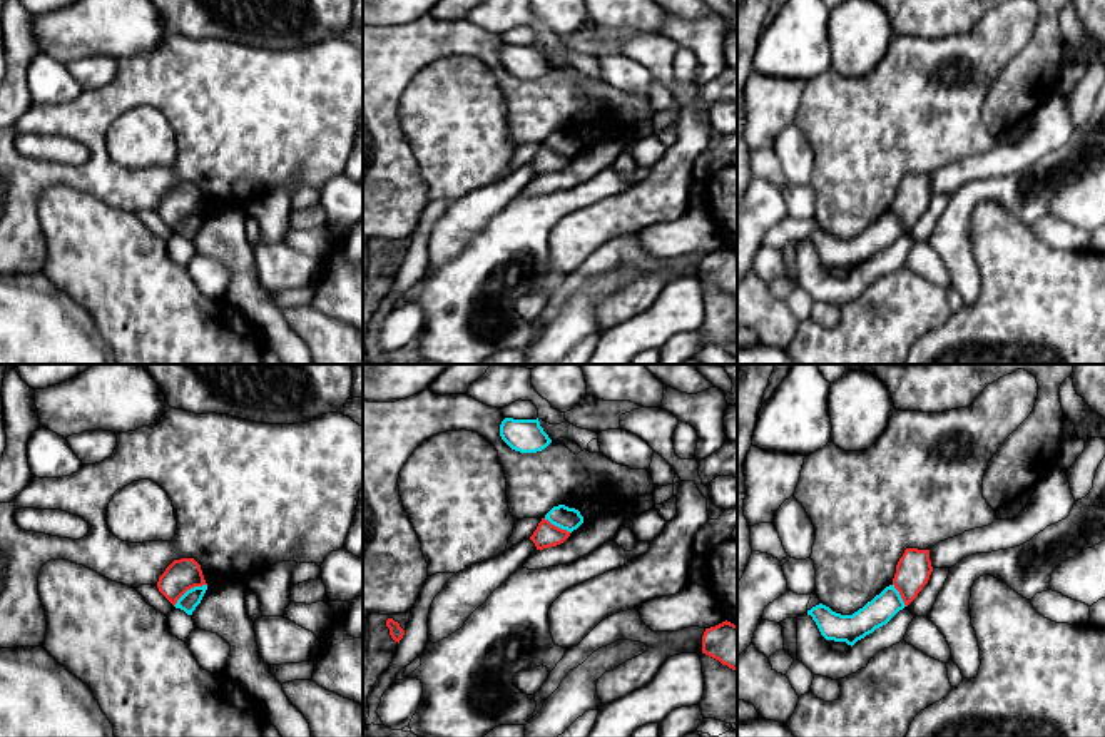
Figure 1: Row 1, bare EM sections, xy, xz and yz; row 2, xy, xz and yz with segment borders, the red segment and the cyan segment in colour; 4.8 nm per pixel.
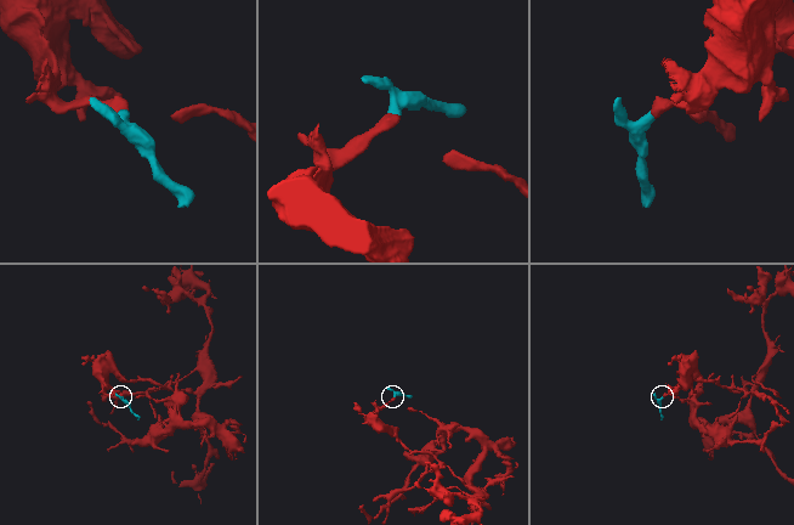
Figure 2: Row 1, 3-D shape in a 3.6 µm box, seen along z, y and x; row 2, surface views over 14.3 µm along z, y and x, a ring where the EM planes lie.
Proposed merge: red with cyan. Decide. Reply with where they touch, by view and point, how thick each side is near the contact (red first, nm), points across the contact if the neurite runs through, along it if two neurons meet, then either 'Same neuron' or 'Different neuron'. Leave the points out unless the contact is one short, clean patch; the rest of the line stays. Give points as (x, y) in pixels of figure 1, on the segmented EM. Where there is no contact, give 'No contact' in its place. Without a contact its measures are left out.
Touches red at xy (189, 589). Thickness 160 nm (red) against 90 nm. Boundary: xy (206, 584), (191, 587), (174, 605). Different neuron

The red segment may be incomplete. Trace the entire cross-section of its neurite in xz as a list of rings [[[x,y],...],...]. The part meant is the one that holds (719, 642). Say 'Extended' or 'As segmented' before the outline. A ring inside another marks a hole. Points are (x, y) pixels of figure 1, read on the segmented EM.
As segmented. [[[726,620],[705,628],[702,635],[702,653],[737,672],[737,625]]]

